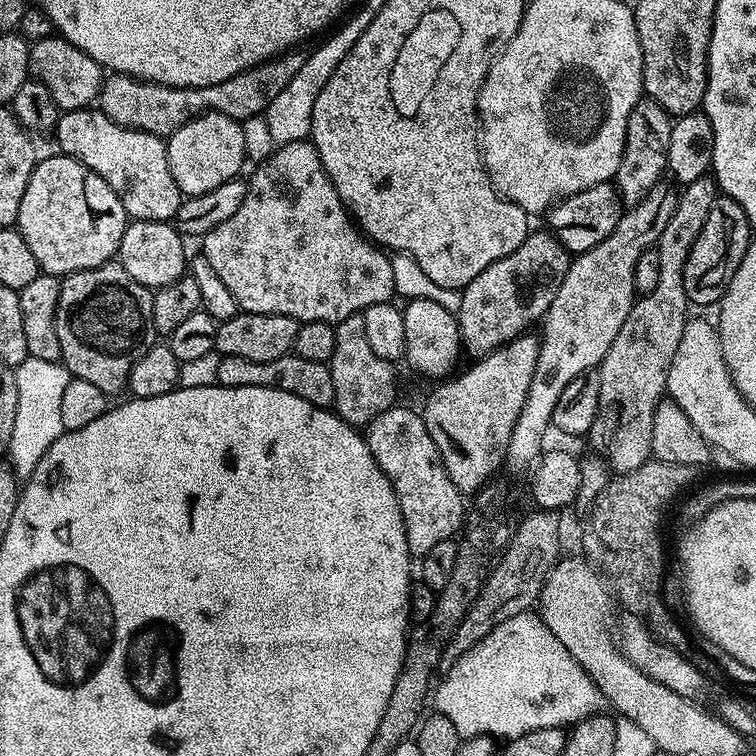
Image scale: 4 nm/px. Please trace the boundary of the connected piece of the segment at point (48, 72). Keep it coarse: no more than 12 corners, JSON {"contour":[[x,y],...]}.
{"contour":[[59,34],[31,41],[31,79],[60,112],[89,107],[106,75]]}

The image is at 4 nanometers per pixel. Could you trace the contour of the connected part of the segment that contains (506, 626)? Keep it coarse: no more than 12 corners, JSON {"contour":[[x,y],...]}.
{"contour":[[530,610],[457,657],[462,738],[566,728],[608,704]]}

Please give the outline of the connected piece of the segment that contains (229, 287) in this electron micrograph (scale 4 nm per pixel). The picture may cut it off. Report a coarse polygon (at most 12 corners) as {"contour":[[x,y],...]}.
{"contour":[[311,139],[202,237],[241,312],[335,326],[396,294]]}

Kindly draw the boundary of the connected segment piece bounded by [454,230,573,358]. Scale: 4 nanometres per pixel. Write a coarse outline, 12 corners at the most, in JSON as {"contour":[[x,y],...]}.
{"contour":[[532,230],[460,292],[479,358],[543,321],[573,257]]}

